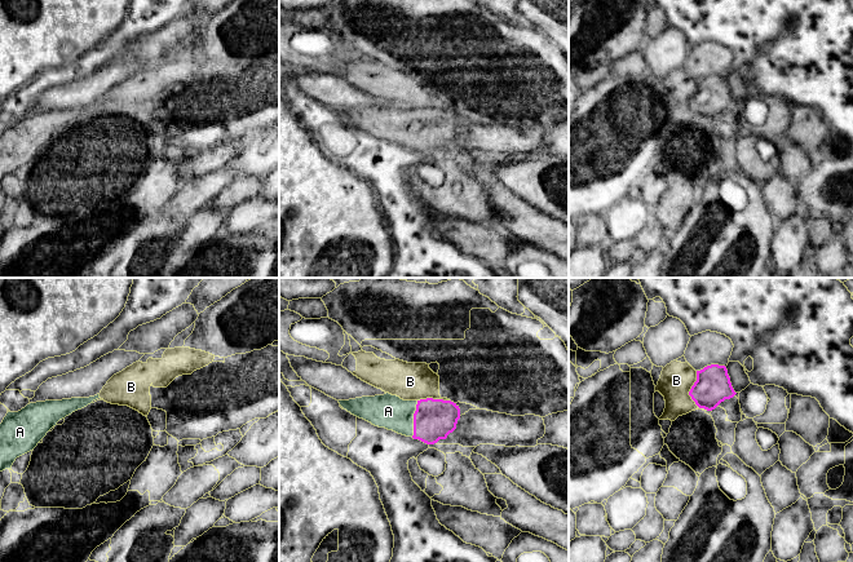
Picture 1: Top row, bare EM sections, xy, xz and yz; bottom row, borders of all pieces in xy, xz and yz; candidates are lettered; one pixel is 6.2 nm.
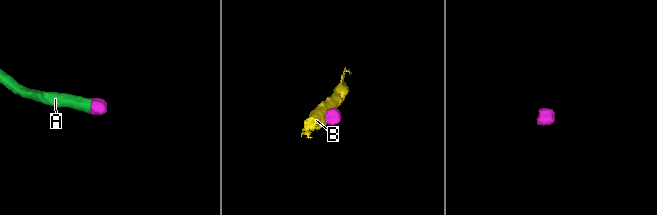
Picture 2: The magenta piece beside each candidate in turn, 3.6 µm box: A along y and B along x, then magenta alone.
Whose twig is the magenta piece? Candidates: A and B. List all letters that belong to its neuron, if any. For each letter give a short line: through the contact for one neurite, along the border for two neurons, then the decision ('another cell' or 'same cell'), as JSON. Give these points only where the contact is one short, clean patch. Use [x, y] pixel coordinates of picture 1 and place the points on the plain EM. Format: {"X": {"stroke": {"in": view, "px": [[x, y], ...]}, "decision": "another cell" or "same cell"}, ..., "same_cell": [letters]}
{"A": {"stroke": {"in": "xz", "px": [[434, 129], [414, 129], [388, 122]]}, "decision": "same cell"}, "B": {"stroke": {"in": "yz", "px": [[695, 82], [695, 92], [689, 106], [698, 116]]}, "decision": "another cell"}, "same_cell": ["A"]}

